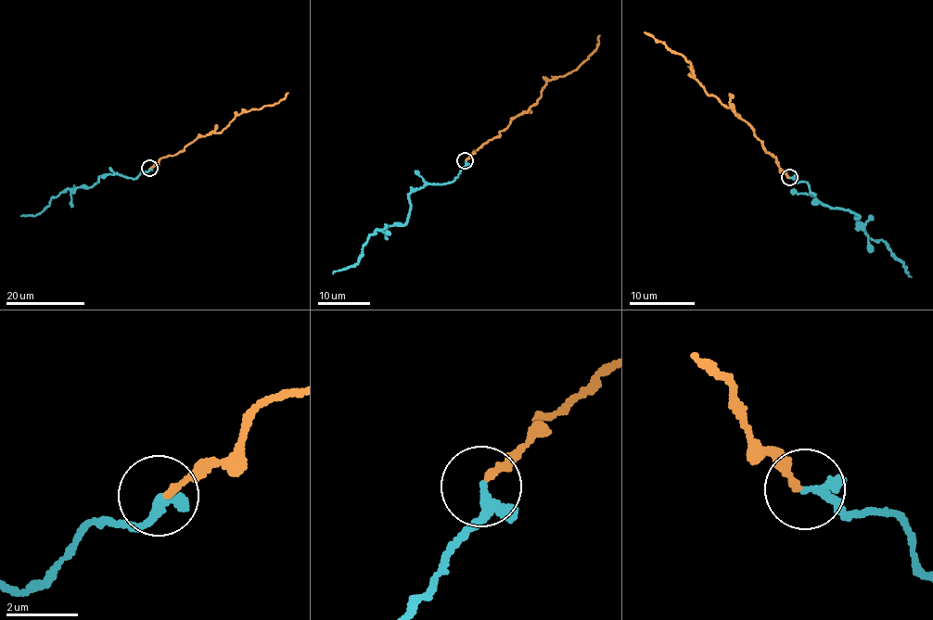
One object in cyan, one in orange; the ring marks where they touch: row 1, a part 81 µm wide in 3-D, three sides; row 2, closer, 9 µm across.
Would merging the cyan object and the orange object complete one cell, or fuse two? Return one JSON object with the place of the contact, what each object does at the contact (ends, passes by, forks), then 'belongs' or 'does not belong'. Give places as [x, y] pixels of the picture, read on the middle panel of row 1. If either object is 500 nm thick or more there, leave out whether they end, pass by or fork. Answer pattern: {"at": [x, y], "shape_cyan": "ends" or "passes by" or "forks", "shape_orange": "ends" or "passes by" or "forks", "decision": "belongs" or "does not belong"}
{"at": [465, 160], "shape_cyan": "passes by", "shape_orange": "ends", "decision": "belongs"}

